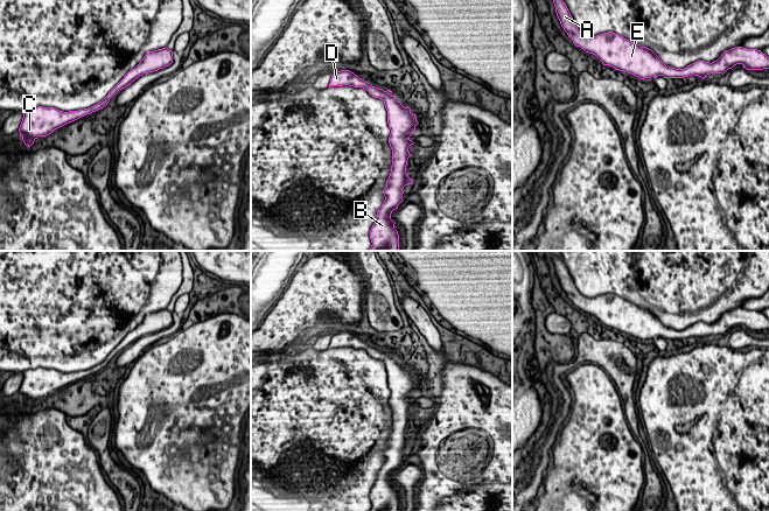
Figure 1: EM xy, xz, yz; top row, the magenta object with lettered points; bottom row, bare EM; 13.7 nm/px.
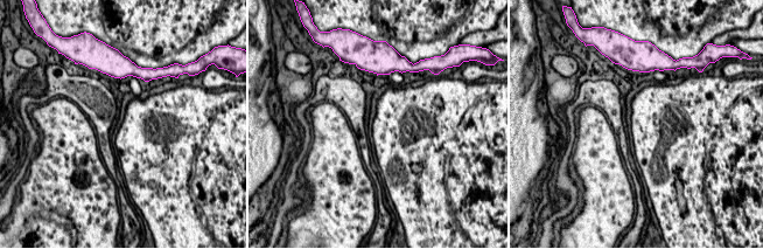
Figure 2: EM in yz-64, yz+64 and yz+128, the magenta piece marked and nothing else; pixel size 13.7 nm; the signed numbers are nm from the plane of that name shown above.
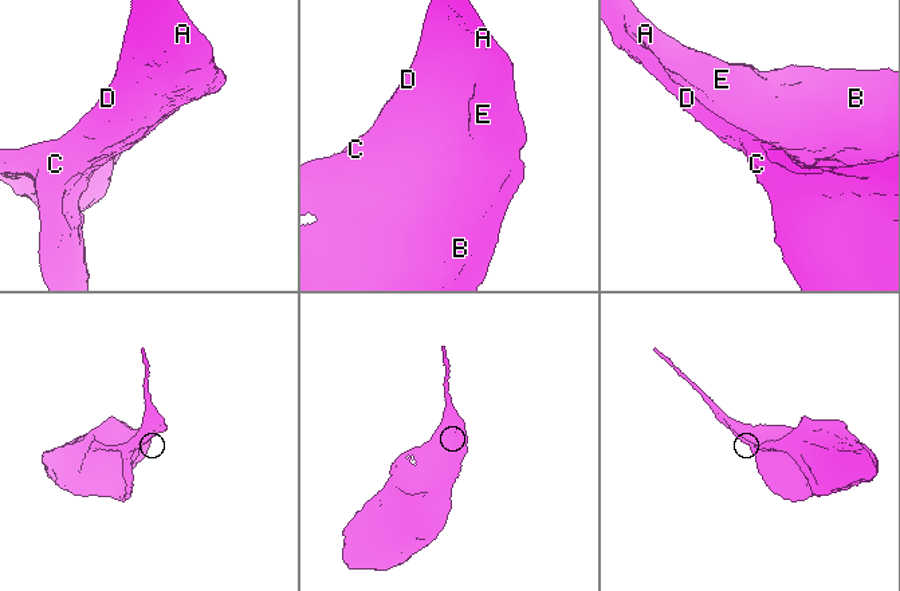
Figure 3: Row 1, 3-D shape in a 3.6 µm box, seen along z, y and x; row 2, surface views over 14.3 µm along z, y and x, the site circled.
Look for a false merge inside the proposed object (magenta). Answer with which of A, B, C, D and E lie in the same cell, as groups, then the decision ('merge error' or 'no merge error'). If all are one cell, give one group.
A B C D E; no merge error

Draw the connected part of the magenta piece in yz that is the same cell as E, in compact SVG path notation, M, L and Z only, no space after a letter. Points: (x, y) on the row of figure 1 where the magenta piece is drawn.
M553 0L553 4L561 27L576 47L595 55L603 65L610 65L641 79L658 76L684 78L692 75L704 79L709 74L723 75L736 64L742 64L747 70L769 69L769 57L765 54L743 47L725 50L712 63L697 61L684 69L666 66L651 49L641 47L613 32L592 37L583 35L575 26L566 4L562 0Z

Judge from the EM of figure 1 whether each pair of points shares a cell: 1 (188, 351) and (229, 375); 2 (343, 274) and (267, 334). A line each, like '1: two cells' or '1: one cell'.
1: one cell
2: one cell

